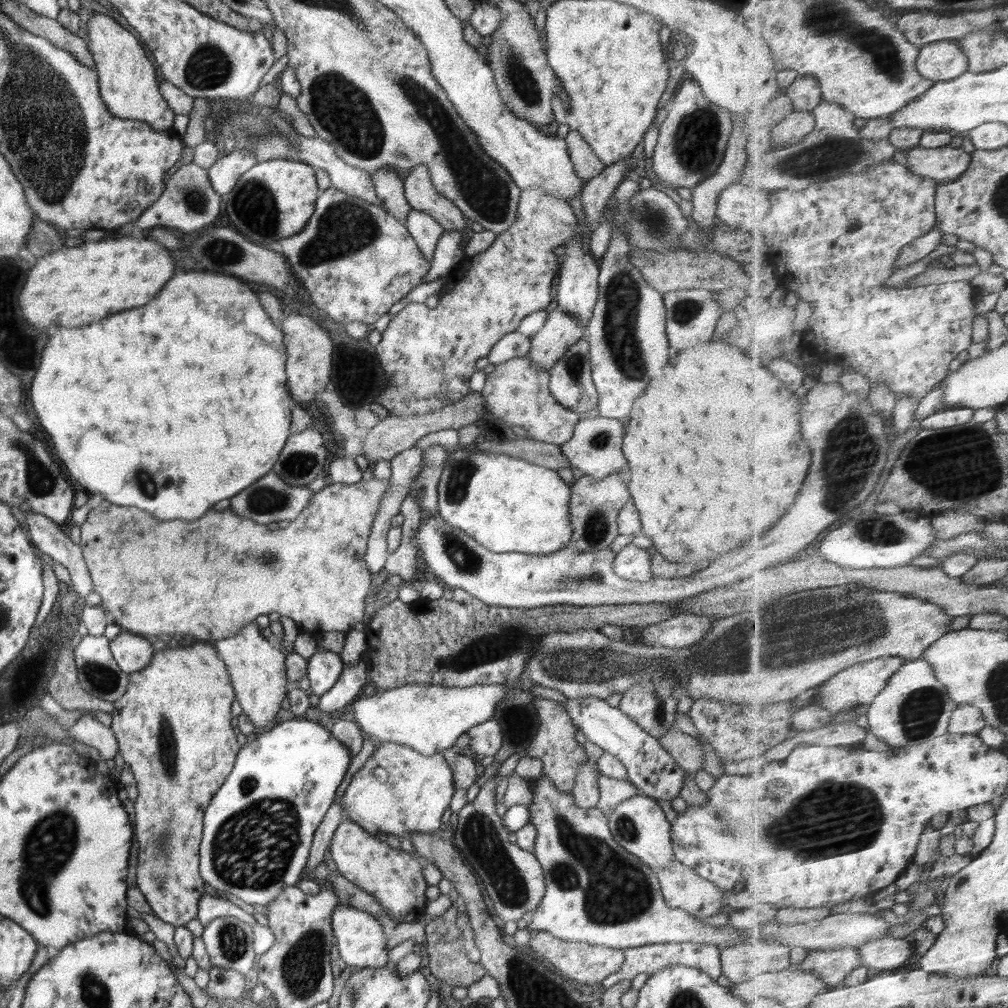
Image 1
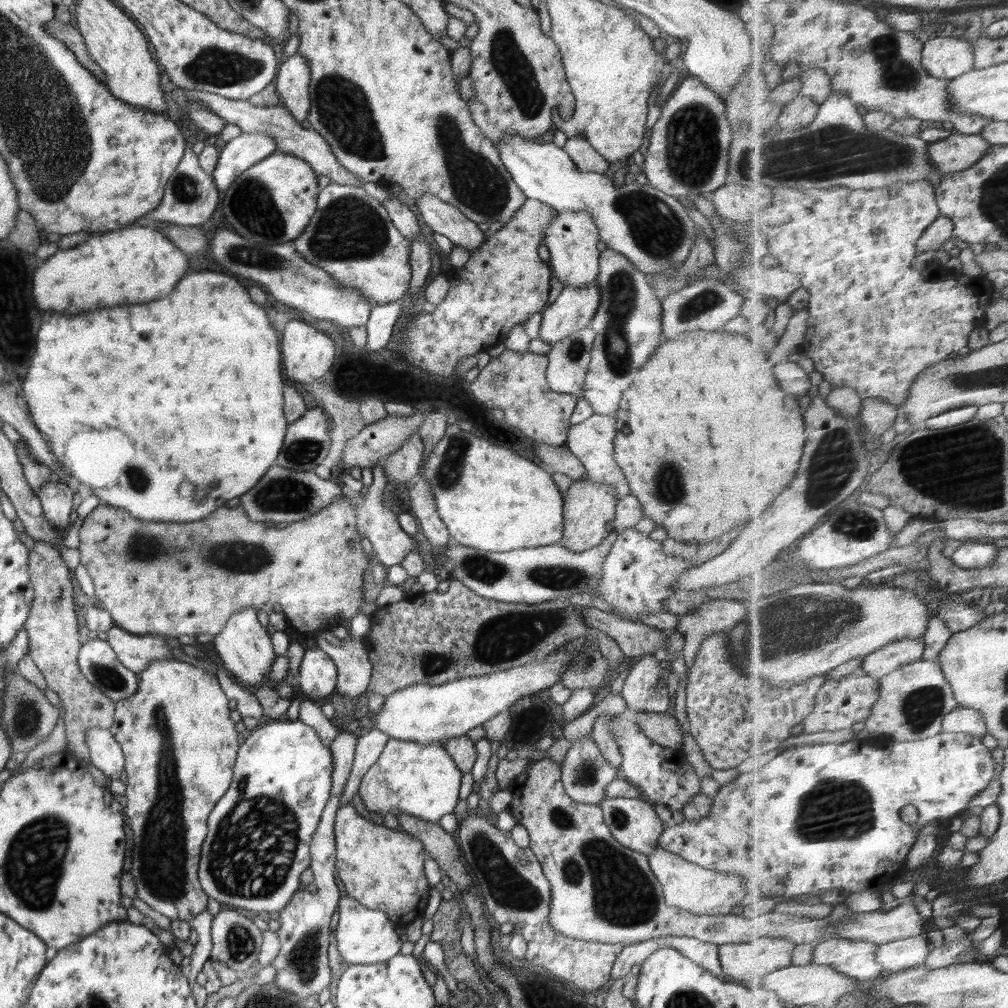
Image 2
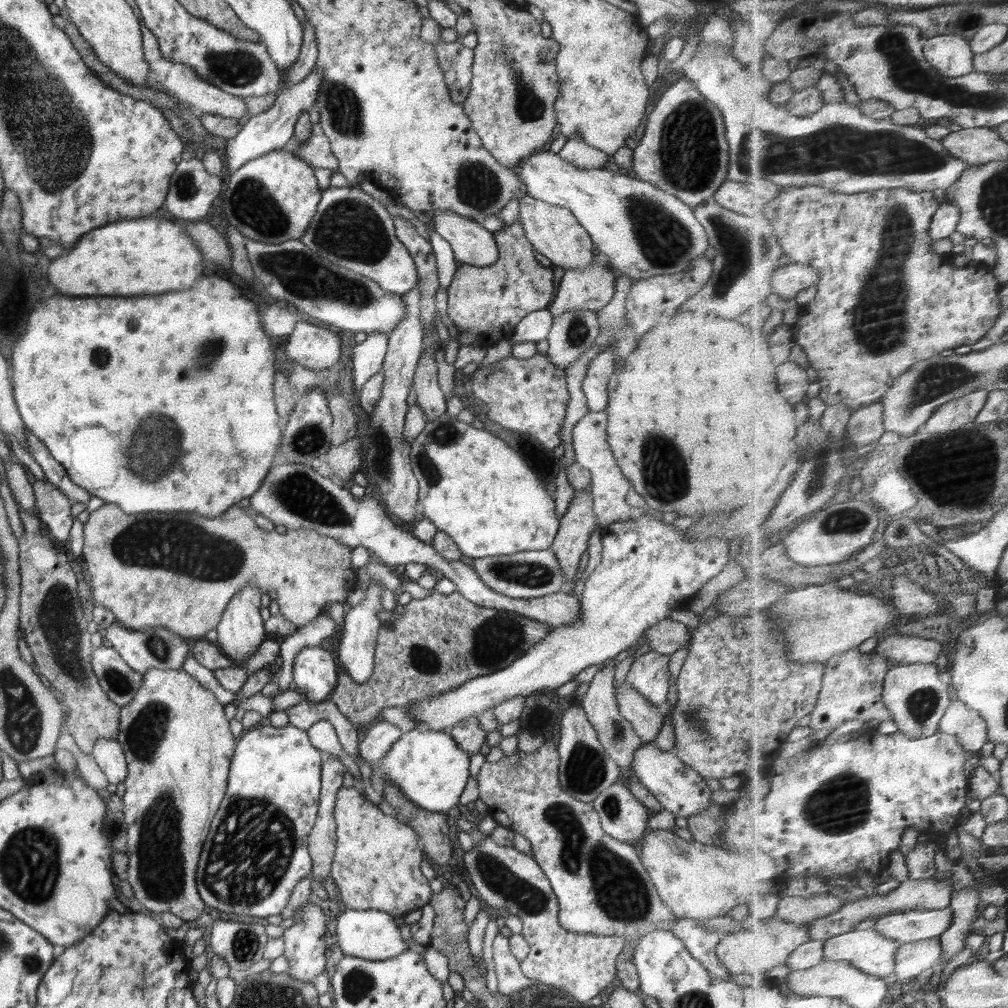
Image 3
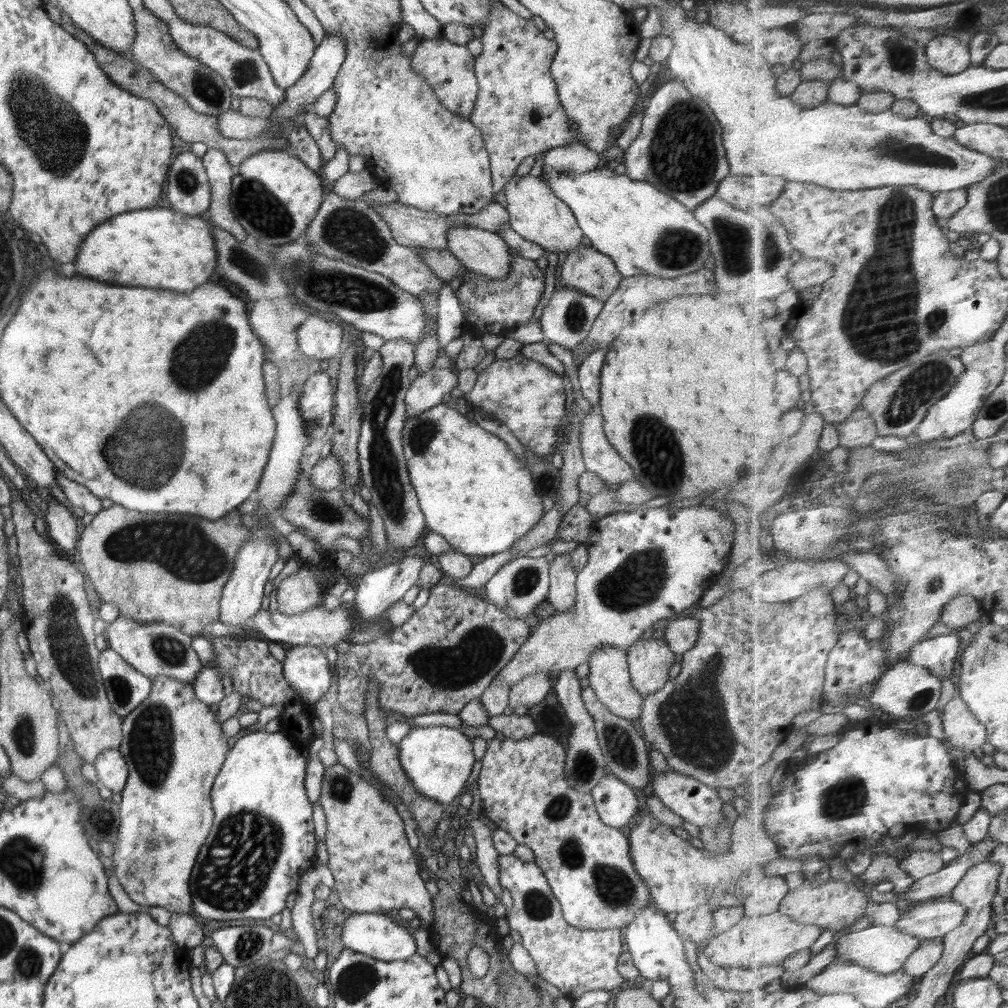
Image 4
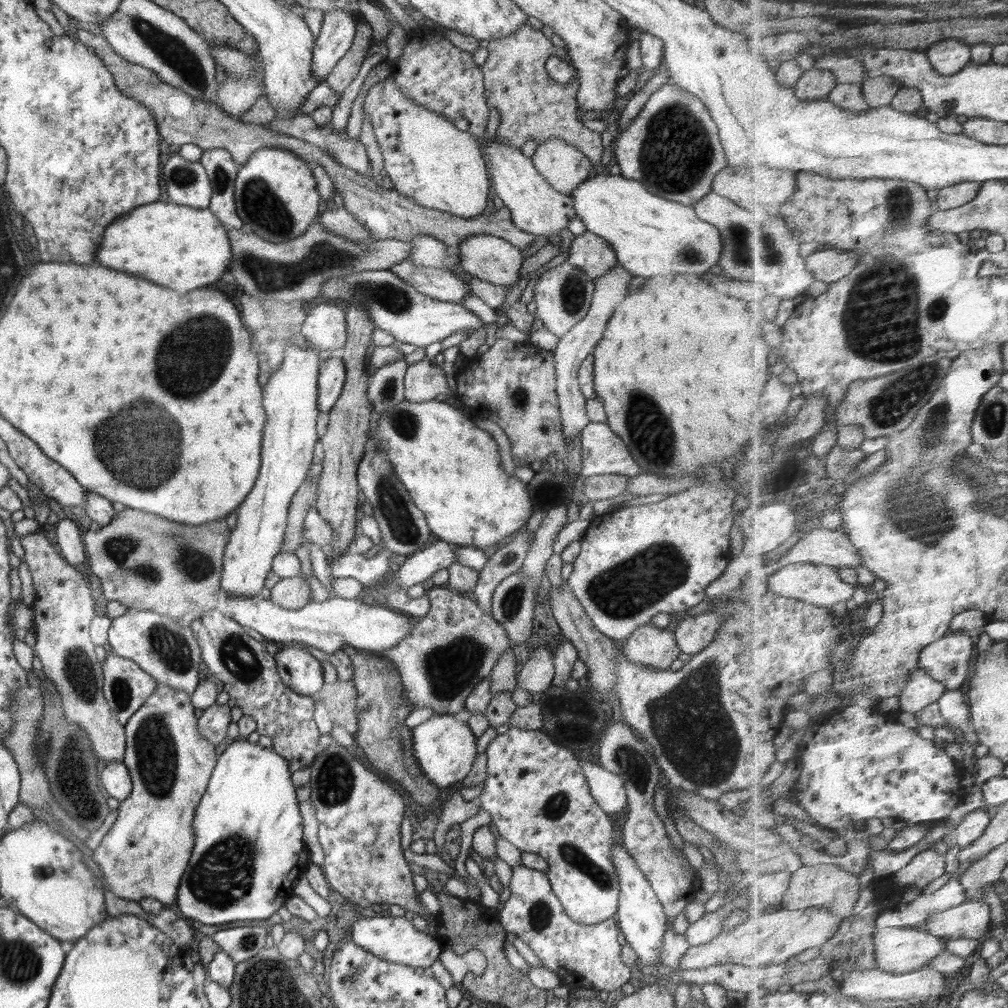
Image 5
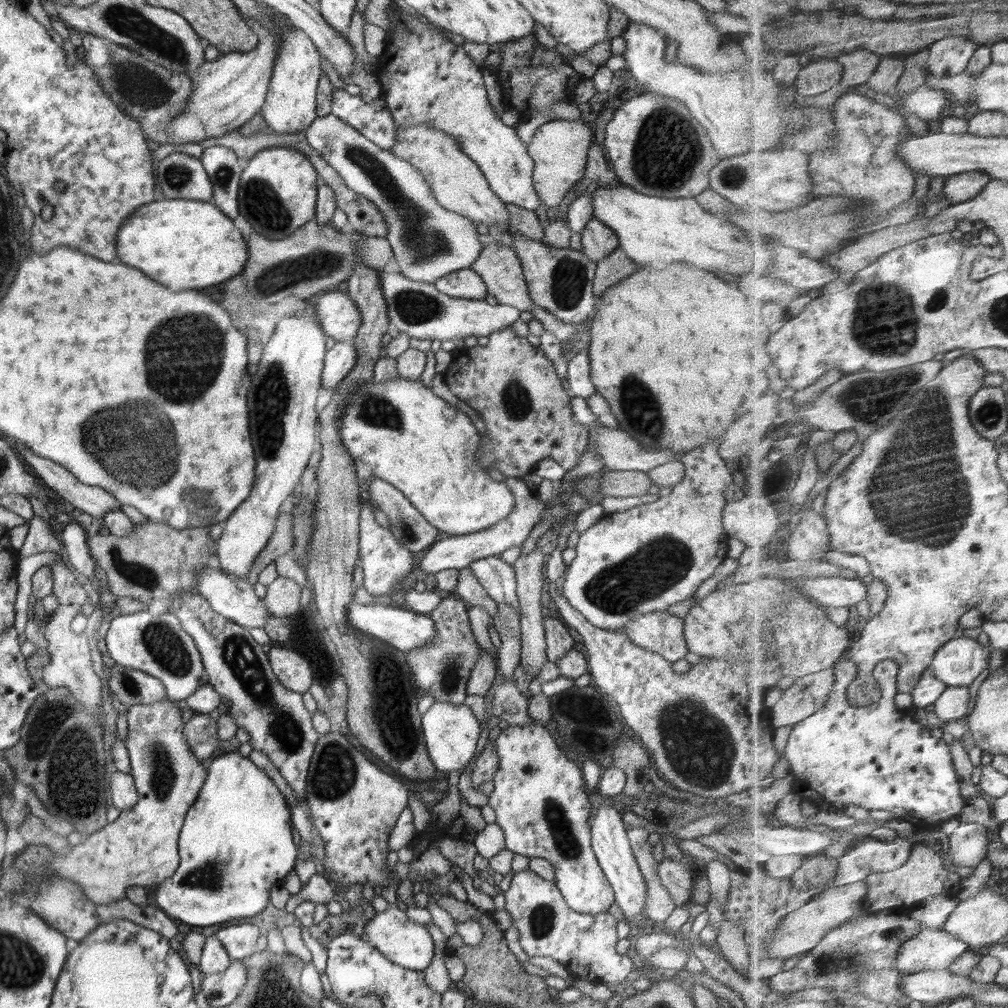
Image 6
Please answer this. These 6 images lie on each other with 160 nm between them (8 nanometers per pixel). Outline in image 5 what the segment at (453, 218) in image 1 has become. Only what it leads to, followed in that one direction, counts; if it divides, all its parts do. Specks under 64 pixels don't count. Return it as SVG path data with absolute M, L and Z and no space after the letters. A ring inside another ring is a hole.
M488 234L471 236L460 242L455 250L460 255L461 270L480 280L508 287L509 290L520 280L524 252L502 238Z

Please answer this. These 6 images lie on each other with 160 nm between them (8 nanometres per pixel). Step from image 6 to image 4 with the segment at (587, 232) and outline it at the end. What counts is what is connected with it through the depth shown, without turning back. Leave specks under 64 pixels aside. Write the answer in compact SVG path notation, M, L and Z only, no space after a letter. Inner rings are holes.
M587 243L581 244L578 249L567 255L560 274L560 286L580 290L588 296L605 301L618 288L620 281L623 279L612 259Z

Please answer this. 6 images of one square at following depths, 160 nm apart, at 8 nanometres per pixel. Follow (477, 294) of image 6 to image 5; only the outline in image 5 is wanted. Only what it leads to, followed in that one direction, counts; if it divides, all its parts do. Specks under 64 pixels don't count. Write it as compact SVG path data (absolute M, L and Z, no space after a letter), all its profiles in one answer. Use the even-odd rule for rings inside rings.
M405 259L392 266L390 271L422 294L427 294L437 301L461 303L471 291L467 282L451 270L416 268L412 262Z

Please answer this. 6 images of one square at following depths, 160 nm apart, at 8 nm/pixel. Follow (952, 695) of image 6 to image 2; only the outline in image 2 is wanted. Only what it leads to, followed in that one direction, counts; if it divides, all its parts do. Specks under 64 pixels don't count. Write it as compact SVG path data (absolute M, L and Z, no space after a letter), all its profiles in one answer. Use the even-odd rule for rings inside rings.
M961 706L948 714L944 721L943 732L972 734L984 738L989 734L989 726L982 711Z

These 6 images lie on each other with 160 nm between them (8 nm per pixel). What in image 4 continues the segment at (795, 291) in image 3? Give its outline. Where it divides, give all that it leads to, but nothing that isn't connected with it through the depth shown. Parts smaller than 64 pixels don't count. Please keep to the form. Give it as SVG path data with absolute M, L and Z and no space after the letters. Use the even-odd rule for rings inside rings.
M802 258L795 265L796 270L790 273L797 291L812 288L816 284L823 285L836 273L836 267L824 259Z

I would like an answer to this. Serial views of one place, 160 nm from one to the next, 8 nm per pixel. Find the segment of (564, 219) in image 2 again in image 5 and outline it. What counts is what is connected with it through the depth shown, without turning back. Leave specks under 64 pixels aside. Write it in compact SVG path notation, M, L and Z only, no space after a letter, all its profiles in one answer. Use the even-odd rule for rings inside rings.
M497 134L490 145L488 145L488 156L490 156L490 168L492 172L492 193L500 197L504 207L510 211L512 223L518 229L536 236L551 237L560 235L562 230L570 225L574 219L574 202L571 196L562 195L548 181L540 176L535 169L530 157L526 157L521 150L505 144Z

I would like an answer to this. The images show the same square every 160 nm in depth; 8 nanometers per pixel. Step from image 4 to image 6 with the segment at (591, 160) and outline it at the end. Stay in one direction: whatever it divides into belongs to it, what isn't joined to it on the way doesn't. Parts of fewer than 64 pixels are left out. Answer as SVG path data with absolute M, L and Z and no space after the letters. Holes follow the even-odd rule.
M554 119L542 124L527 144L530 158L533 158L533 183L536 194L548 208L556 208L571 187L584 179L587 170L587 152L594 140L591 124L579 121Z

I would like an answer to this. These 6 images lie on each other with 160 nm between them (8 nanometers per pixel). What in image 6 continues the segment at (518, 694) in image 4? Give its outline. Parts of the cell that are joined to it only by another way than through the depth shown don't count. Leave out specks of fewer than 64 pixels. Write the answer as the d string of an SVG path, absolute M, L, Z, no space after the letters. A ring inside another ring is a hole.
M534 549L530 554L520 555L512 564L517 580L517 597L519 600L519 616L520 634L521 634L521 664L524 671L528 675L538 677L540 667L547 661L545 630L543 625L543 617L545 609L540 601L540 593L542 592L542 576L544 574L544 557L540 549Z

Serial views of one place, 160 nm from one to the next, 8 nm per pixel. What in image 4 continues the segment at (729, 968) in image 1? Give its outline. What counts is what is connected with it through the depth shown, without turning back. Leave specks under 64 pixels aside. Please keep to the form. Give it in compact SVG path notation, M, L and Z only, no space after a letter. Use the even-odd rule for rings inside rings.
M780 911L766 916L744 916L732 928L713 936L703 950L704 956L721 967L762 968L766 965L779 965L788 961L801 950L812 948L822 936L824 928L806 925L792 920Z

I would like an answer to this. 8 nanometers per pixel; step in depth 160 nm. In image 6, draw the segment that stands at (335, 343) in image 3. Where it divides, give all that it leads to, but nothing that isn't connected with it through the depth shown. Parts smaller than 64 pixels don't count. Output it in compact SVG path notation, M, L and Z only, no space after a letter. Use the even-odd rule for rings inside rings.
M337 289L320 296L314 307L324 333L335 342L353 340L362 324L355 302Z

